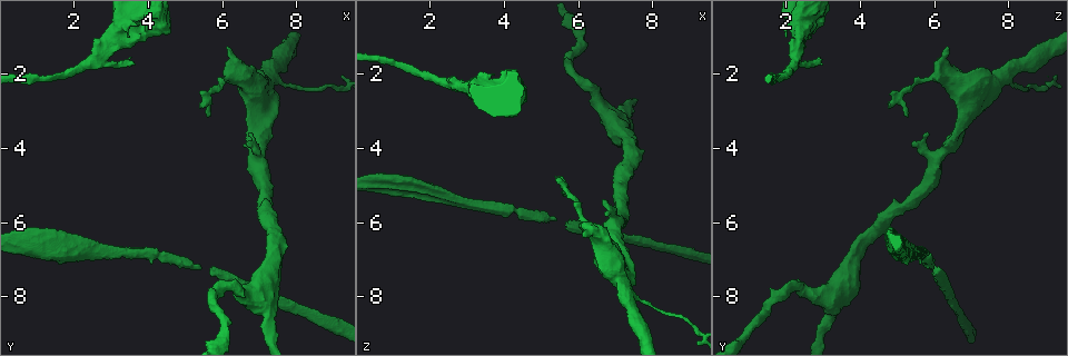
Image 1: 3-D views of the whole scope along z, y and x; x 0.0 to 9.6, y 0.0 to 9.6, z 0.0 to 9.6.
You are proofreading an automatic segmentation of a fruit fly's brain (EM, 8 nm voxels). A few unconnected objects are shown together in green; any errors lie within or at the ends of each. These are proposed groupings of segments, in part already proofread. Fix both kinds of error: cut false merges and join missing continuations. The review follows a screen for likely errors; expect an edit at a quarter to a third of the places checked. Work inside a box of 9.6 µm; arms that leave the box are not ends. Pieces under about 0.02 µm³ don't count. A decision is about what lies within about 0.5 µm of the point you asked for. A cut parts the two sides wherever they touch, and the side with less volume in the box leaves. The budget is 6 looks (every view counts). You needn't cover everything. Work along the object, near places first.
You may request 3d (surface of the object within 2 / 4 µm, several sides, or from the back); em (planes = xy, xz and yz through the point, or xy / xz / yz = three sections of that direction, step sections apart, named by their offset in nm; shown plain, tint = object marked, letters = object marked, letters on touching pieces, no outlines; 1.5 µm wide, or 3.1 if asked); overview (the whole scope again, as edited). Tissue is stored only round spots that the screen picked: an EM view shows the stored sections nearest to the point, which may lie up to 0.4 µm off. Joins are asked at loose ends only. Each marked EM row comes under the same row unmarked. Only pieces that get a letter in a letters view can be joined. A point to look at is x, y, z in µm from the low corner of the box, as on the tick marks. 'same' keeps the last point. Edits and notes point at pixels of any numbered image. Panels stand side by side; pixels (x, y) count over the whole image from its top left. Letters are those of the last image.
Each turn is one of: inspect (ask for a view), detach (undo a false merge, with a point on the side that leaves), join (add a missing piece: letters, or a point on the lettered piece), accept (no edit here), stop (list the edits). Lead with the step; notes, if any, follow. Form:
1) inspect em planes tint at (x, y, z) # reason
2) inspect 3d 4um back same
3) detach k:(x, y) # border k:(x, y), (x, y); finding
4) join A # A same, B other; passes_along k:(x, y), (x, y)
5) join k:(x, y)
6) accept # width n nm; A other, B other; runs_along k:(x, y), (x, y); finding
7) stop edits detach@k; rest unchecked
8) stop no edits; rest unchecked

inspect em planes letters at (4.40, 6.95, 5.65) # a narrow waist

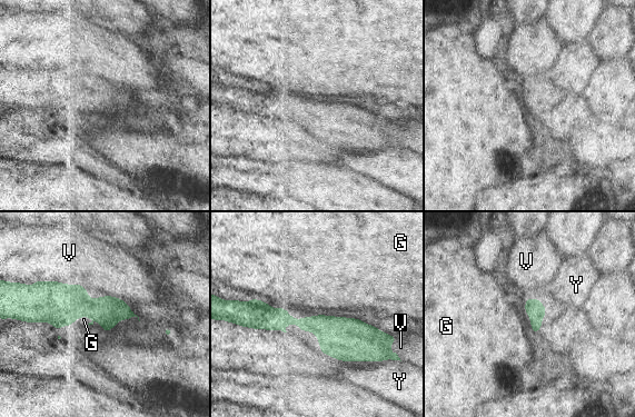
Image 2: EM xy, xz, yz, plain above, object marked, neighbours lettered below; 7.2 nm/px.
accept # longest_contact V 650 nm; G other, V other, Y other; runs_along 2:(250, 313), (335, 335), (382, 335); one neuron here

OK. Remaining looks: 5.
inspect 3d 2um at (3.60, 1.75, 2.90) # free end

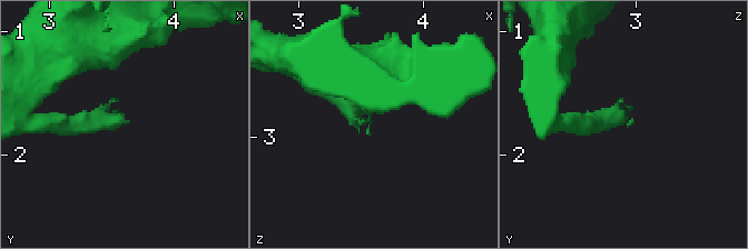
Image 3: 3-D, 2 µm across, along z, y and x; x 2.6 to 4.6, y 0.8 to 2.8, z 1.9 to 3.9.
inspect em xz step 4 letters at (3.58, 1.74, 2.96) # now the EM

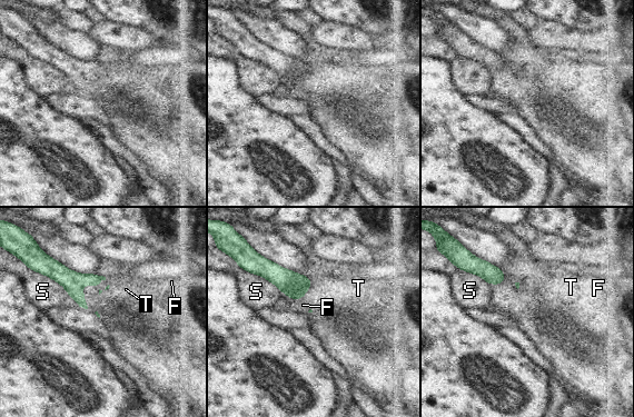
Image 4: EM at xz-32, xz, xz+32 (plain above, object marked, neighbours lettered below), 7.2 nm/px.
inspect em planes letters same # another direction

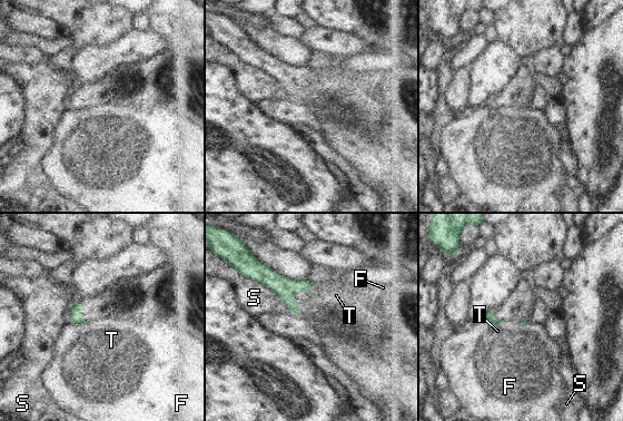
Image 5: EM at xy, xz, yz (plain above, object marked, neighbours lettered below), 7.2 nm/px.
accept # F other, S other, T other; border 5:(513, 320), (502, 320), (490, 324); none of them fits

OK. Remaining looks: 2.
inspect em yz step 4 tint at (5.90, 2.35, 5.35) # thick turns thin

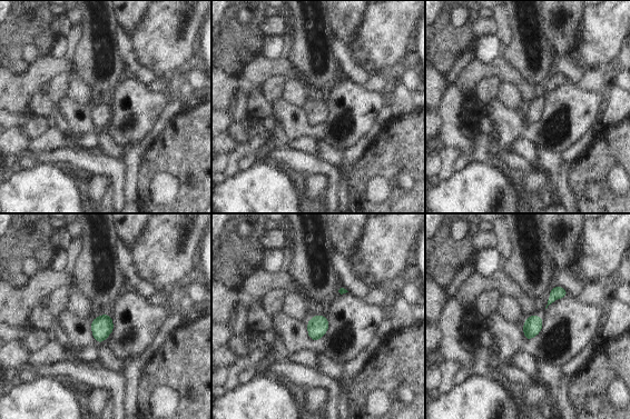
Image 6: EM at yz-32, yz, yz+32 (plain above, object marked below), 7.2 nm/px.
inspect em planes letters same # another direction

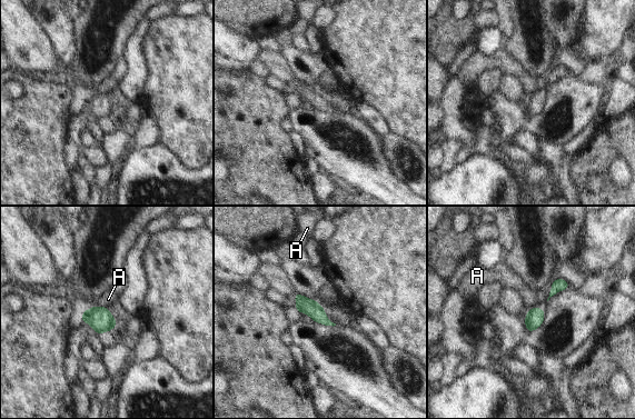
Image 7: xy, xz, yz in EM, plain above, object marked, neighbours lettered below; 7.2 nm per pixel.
accept # A other; border 7:(102, 306), (109, 307); continuous, no second neuron

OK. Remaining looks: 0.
stop no edits; rest unchecked

